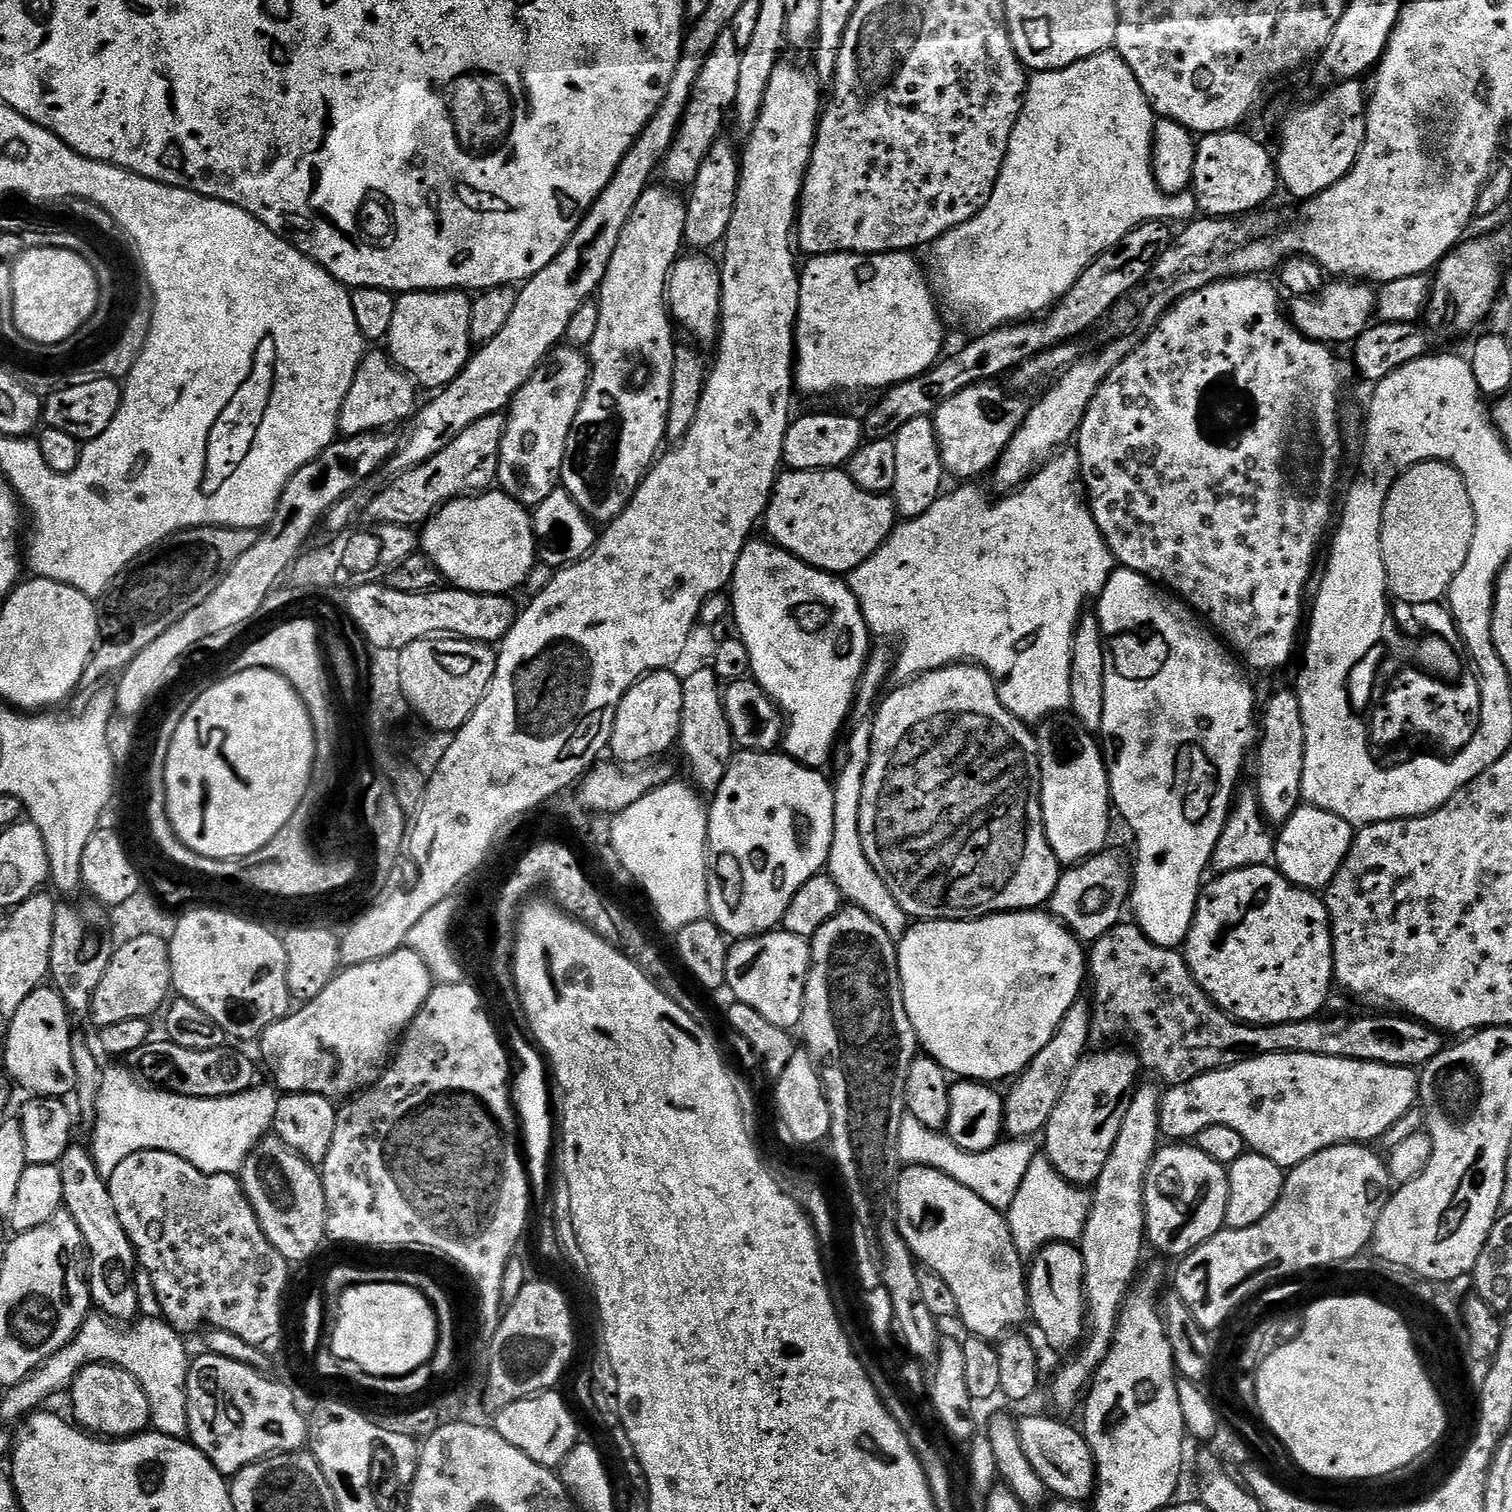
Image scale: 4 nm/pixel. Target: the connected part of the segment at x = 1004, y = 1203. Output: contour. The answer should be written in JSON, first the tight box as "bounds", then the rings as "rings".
{"bounds":[900,1115,1038,1210],"rings":[[[905,1115],[900,1131],[900,1159],[905,1165],[938,1170],[954,1178],[954,1182],[962,1182],[966,1190],[974,1190],[974,1194],[978,1194],[978,1198],[982,1198],[982,1202],[986,1202],[991,1208],[1001,1210],[1007,1210],[1014,1198],[1018,1198],[1022,1180],[1026,1178],[1026,1172],[1036,1161],[1037,1155],[1038,1144],[1032,1138],[1004,1138],[985,1152],[967,1152],[944,1132],[927,1128],[925,1124],[918,1122],[918,1118],[910,1115]]]}

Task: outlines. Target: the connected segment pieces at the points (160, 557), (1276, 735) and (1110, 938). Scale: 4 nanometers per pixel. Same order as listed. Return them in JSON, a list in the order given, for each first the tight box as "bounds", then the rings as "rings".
[{"bounds":[83,524,260,686],"rings":[[[207,524],[201,528],[188,528],[184,532],[177,532],[175,536],[168,537],[163,544],[147,551],[135,564],[128,565],[123,572],[117,576],[116,581],[112,583],[106,595],[103,597],[104,608],[102,604],[102,619],[100,622],[100,639],[96,646],[96,653],[92,655],[92,661],[86,666],[84,671],[83,683],[96,684],[92,686],[100,686],[103,680],[119,677],[126,666],[130,666],[130,662],[134,662],[134,658],[138,658],[138,654],[142,654],[142,650],[146,650],[146,646],[150,646],[150,642],[166,634],[166,630],[170,630],[170,626],[174,626],[174,622],[178,622],[178,618],[186,618],[186,614],[190,614],[190,610],[194,610],[194,606],[202,606],[202,602],[206,602],[206,598],[210,598],[210,594],[214,594],[214,590],[218,590],[218,582],[222,582],[222,578],[226,578],[226,574],[230,574],[230,566],[234,566],[234,562],[238,562],[238,558],[242,558],[242,554],[246,554],[246,550],[252,549],[258,542],[260,532],[254,528],[223,528],[217,524]]]},{"bounds":[1258,691,1306,826],"rings":[[[1295,691],[1276,692],[1262,708],[1262,723],[1258,728],[1260,748],[1260,788],[1258,795],[1265,817],[1273,825],[1283,826],[1302,804],[1302,774],[1304,773],[1304,743],[1306,730],[1302,726],[1302,706]]]},{"bounds":[1086,922,1446,1086],"rings":[[[1121,922],[1102,938],[1095,940],[1086,956],[1086,968],[1090,973],[1090,984],[1096,987],[1096,993],[1090,996],[1094,1005],[1095,1031],[1100,1031],[1104,1036],[1128,1035],[1137,1044],[1135,1047],[1141,1065],[1147,1071],[1149,1068],[1157,1072],[1168,1086],[1185,1084],[1207,1072],[1217,1072],[1220,1068],[1229,1068],[1275,1052],[1318,1054],[1326,1058],[1350,1058],[1420,1070],[1446,1047],[1445,1037],[1435,1028],[1403,1014],[1332,1016],[1329,1020],[1313,1018],[1267,1026],[1236,1020],[1205,994],[1199,982],[1192,977],[1187,959],[1177,949],[1163,948],[1150,942],[1150,938],[1146,938],[1144,931],[1135,922]]]}]

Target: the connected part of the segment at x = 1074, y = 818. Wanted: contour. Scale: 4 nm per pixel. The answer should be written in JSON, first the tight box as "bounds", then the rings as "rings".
{"bounds":[1038,718,1114,866],"rings":[[[1052,718],[1041,723],[1038,728],[1040,741],[1040,801],[1044,815],[1046,838],[1054,850],[1056,859],[1064,866],[1083,864],[1092,856],[1105,851],[1108,844],[1108,827],[1114,820],[1114,805],[1112,792],[1108,788],[1109,761],[1104,760],[1104,752],[1100,749],[1097,737],[1086,730],[1079,720],[1067,718]]]}

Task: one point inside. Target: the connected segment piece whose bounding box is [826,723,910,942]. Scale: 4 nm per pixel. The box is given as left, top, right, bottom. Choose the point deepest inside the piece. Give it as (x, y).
(862, 886)

